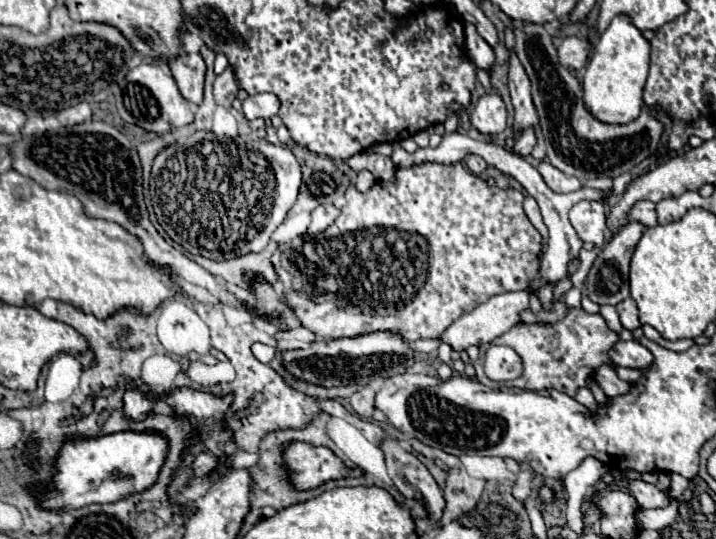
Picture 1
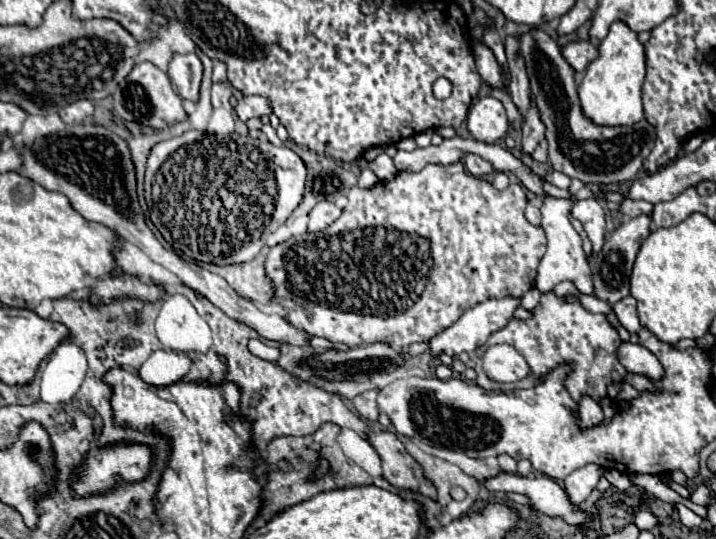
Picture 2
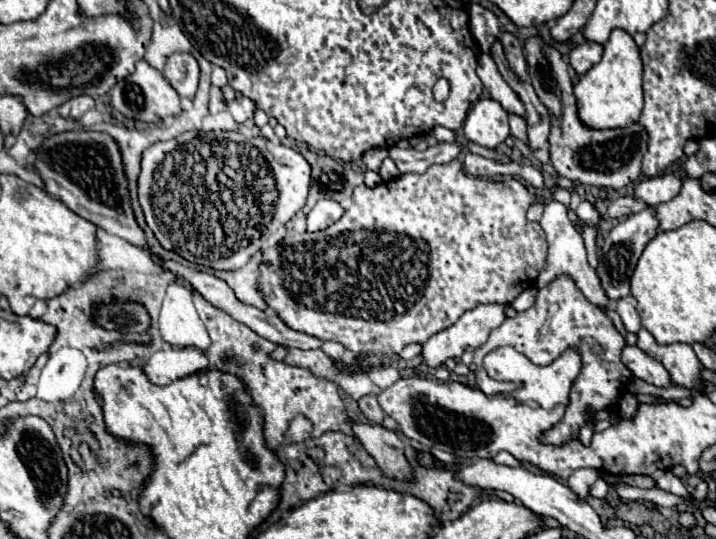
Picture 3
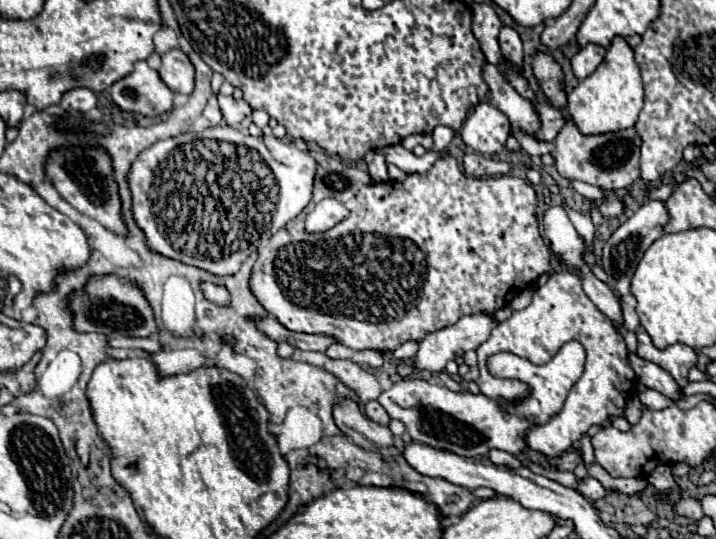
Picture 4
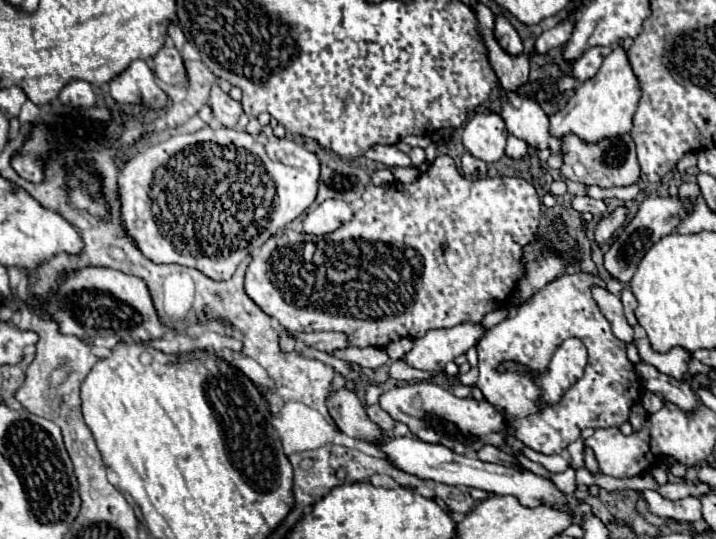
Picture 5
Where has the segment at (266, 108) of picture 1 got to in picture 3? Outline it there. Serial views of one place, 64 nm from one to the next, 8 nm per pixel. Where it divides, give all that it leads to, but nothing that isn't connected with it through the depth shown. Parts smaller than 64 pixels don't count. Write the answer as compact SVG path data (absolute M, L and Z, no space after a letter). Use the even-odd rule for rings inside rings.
M243 97L240 102L238 100L232 100L232 102L226 100L226 110L232 114L232 118L236 122L246 122L246 120L253 118L256 111L256 104L246 97Z

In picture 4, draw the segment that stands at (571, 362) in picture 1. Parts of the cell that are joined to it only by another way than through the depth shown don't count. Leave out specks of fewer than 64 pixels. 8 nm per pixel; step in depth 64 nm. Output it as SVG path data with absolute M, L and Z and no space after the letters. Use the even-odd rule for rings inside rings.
M552 272L550 278L534 290L532 302L524 310L512 312L512 316L500 322L492 330L490 338L476 348L480 368L480 378L476 380L476 384L480 386L480 392L494 400L500 398L506 402L518 402L530 394L530 386L520 380L492 376L486 368L488 356L496 352L512 352L520 358L530 360L532 364L546 364L568 340L578 340L586 348L584 374L572 386L562 410L554 414L546 424L528 428L524 436L526 444L532 450L548 458L554 458L572 448L590 426L606 426L610 424L612 416L624 416L626 396L630 396L636 386L636 374L628 362L624 338L618 334L612 322L594 306L594 302L590 302L586 292L582 290L582 278L578 274Z

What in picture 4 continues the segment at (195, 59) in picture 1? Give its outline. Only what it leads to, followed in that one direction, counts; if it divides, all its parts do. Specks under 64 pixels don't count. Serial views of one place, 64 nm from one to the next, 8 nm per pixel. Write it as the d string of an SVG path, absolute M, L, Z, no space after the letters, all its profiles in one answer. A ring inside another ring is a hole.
M168 50L162 56L162 66L158 70L162 82L172 92L190 94L194 88L194 66L190 64L188 56L182 50Z

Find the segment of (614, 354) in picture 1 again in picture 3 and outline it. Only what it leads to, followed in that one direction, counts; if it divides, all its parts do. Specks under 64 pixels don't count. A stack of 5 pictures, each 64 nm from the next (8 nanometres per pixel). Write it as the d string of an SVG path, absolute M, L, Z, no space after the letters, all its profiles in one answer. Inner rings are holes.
M626 346L622 350L622 362L632 370L632 374L636 378L640 378L652 386L670 388L670 384L672 384L666 368L652 356L644 354L638 346Z

